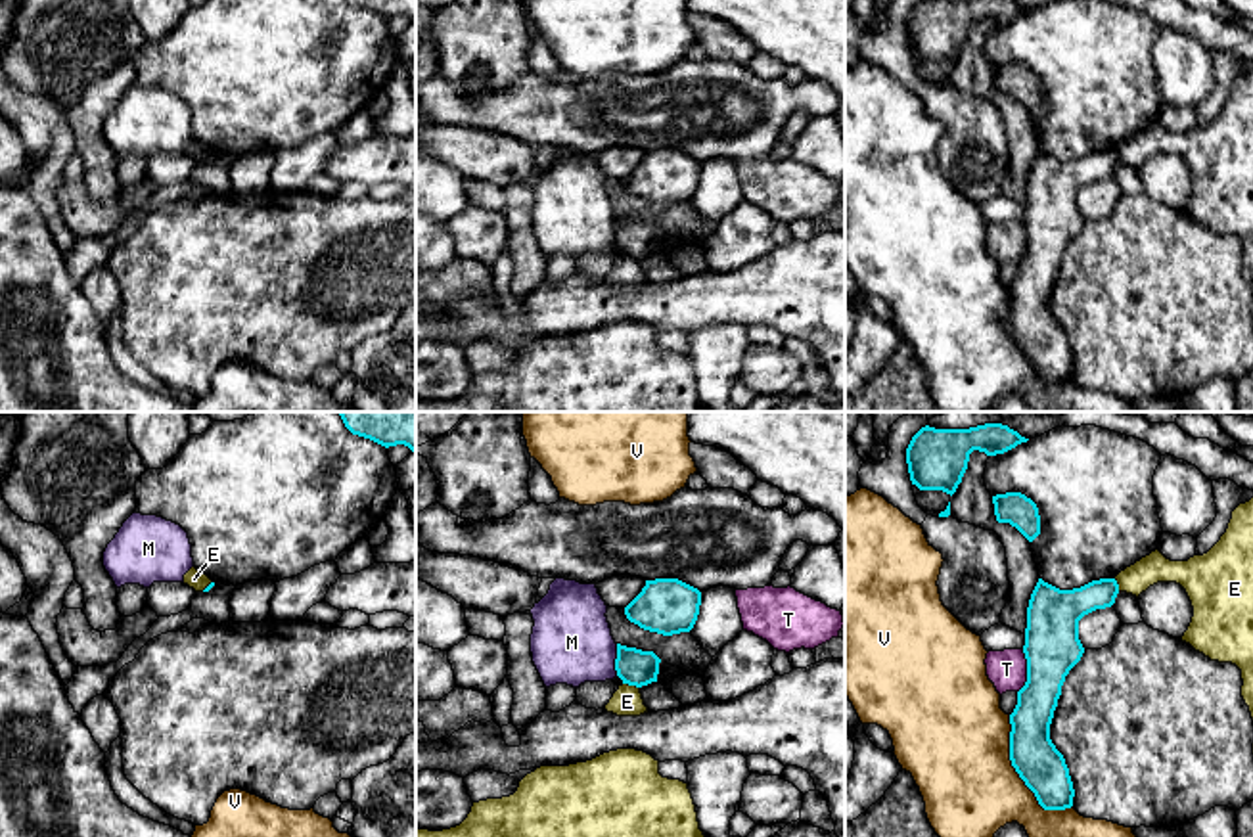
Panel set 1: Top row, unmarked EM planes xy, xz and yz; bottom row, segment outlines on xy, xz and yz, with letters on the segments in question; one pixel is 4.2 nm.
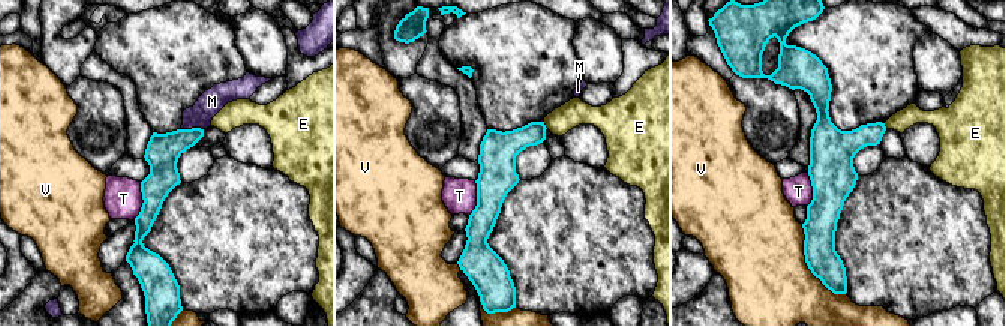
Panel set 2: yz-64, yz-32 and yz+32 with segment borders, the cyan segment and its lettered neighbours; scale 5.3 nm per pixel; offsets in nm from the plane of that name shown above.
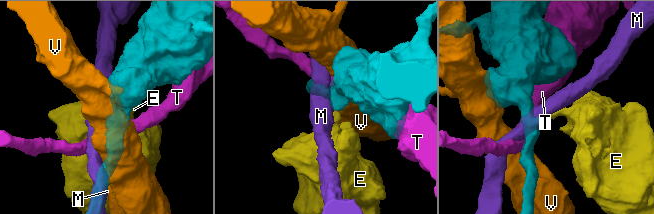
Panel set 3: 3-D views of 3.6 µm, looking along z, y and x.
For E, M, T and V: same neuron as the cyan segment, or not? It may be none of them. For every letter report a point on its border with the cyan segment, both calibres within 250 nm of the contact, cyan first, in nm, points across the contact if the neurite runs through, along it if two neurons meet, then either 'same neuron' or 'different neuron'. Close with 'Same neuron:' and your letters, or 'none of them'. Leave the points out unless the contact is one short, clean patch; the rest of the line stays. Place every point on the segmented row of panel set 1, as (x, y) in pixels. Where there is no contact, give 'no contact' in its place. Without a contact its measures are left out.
E: xz (631, 684) | 160/130 nm | along xz (623, 682), (638, 688) | different neuron
M: xz (615, 659) | 160/340 nm | different neuron
T: yz (1027, 671) | 240/160 nm | different neuron
V: yz (1018, 772) | 200/420 nm | different neuron
Same neuron: none of them

